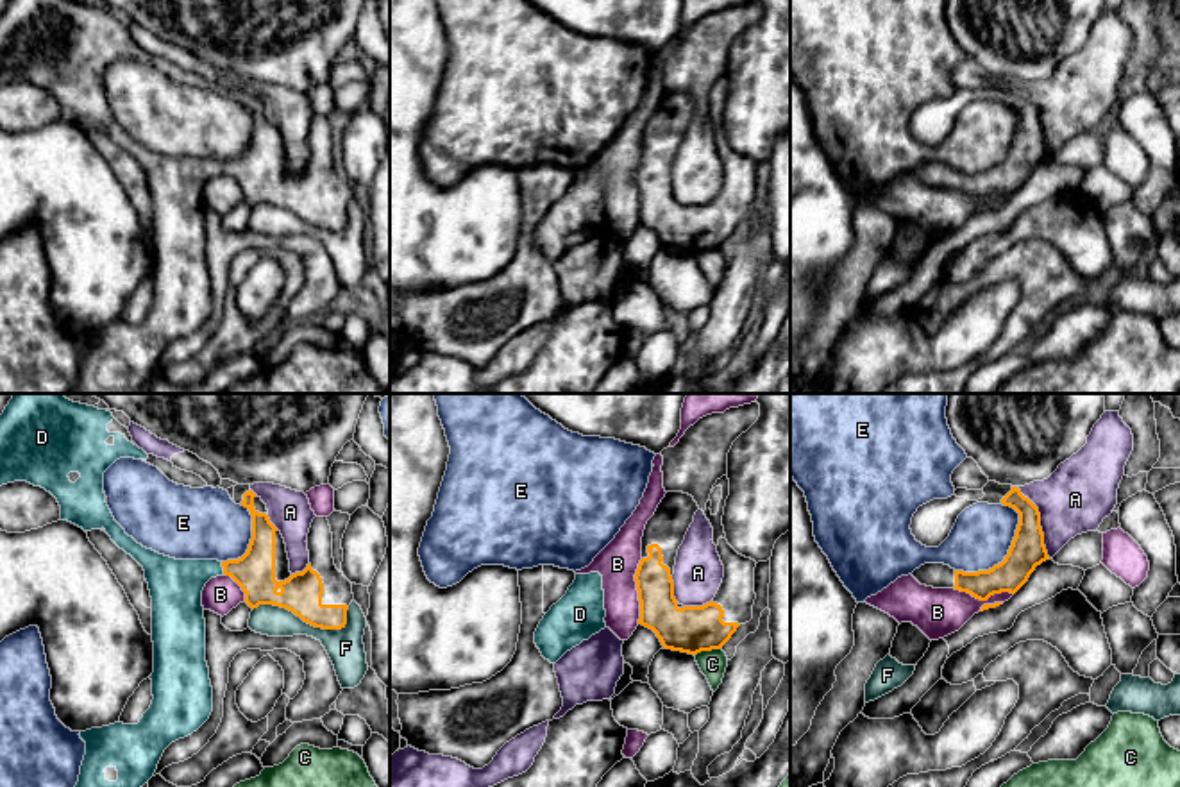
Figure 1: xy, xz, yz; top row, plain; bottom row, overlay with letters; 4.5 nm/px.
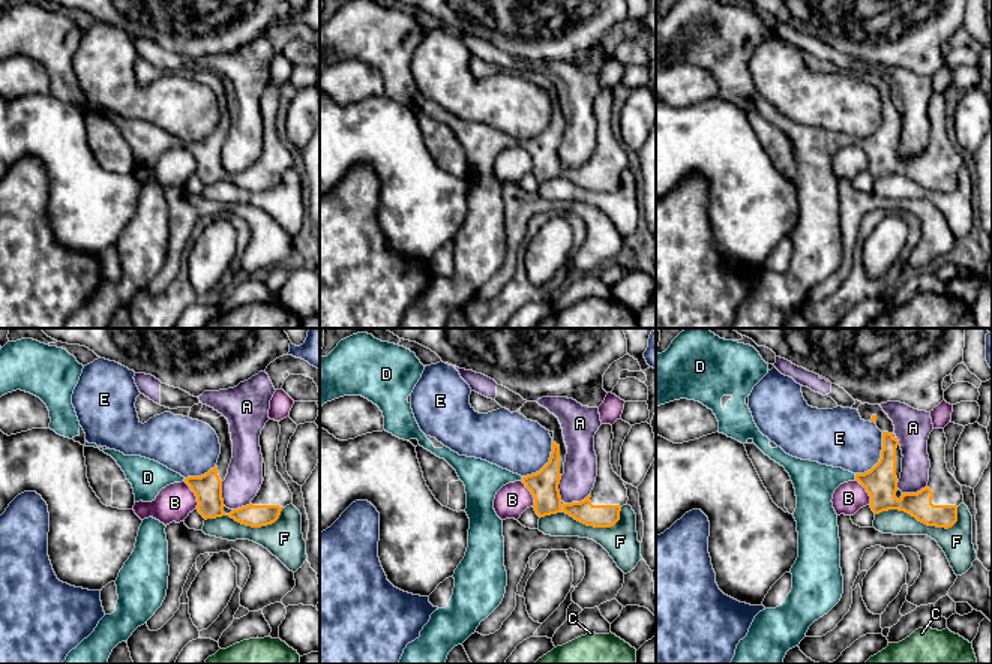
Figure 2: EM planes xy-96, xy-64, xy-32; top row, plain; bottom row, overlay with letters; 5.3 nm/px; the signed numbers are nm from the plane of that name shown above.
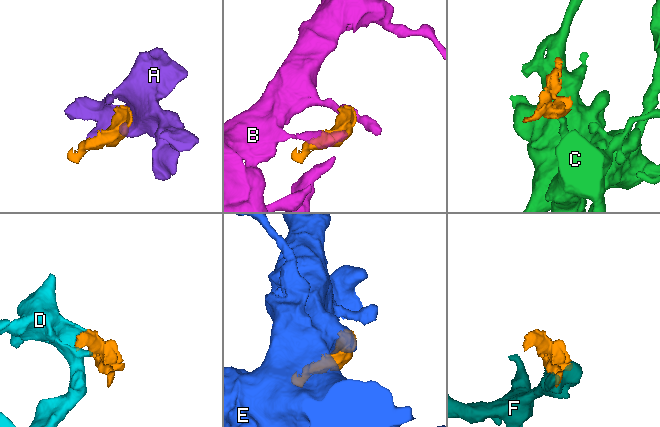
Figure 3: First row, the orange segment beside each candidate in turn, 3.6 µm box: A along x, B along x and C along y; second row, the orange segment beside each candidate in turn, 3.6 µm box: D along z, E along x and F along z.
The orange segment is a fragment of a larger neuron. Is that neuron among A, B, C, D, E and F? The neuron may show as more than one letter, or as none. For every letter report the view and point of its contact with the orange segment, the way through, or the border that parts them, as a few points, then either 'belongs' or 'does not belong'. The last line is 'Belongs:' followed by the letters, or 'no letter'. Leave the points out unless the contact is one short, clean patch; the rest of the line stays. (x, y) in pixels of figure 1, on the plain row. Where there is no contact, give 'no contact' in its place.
A: contact yz (1039, 122); does not belong
B: contact yz (984, 199); does not belong
C: contact xz (707, 249); border xz (719, 247), (694, 254); does not belong
D: contact xy (222, 165); belongs
E: contact yz (1005, 156); does not belong
F: contact xy (306, 220); does not belong
Belongs: D

